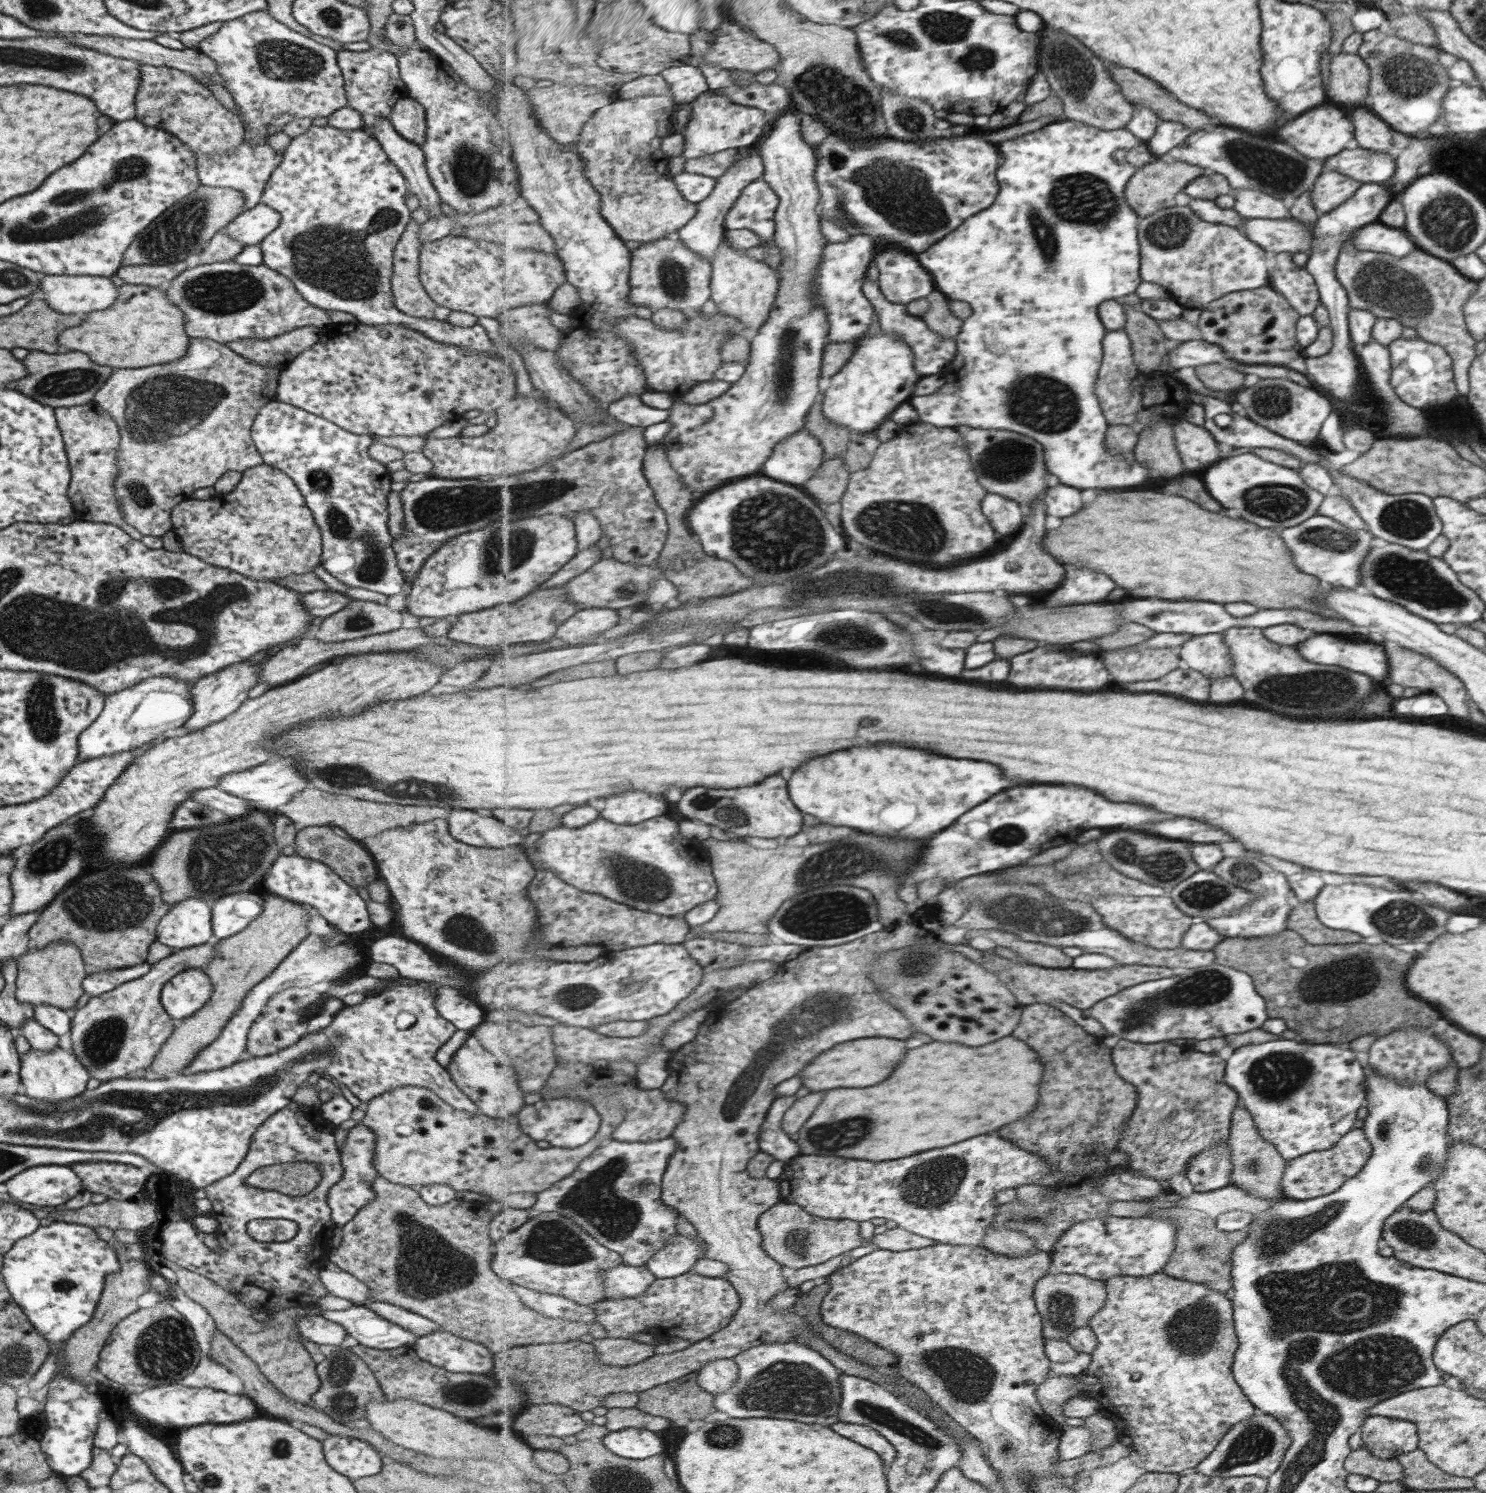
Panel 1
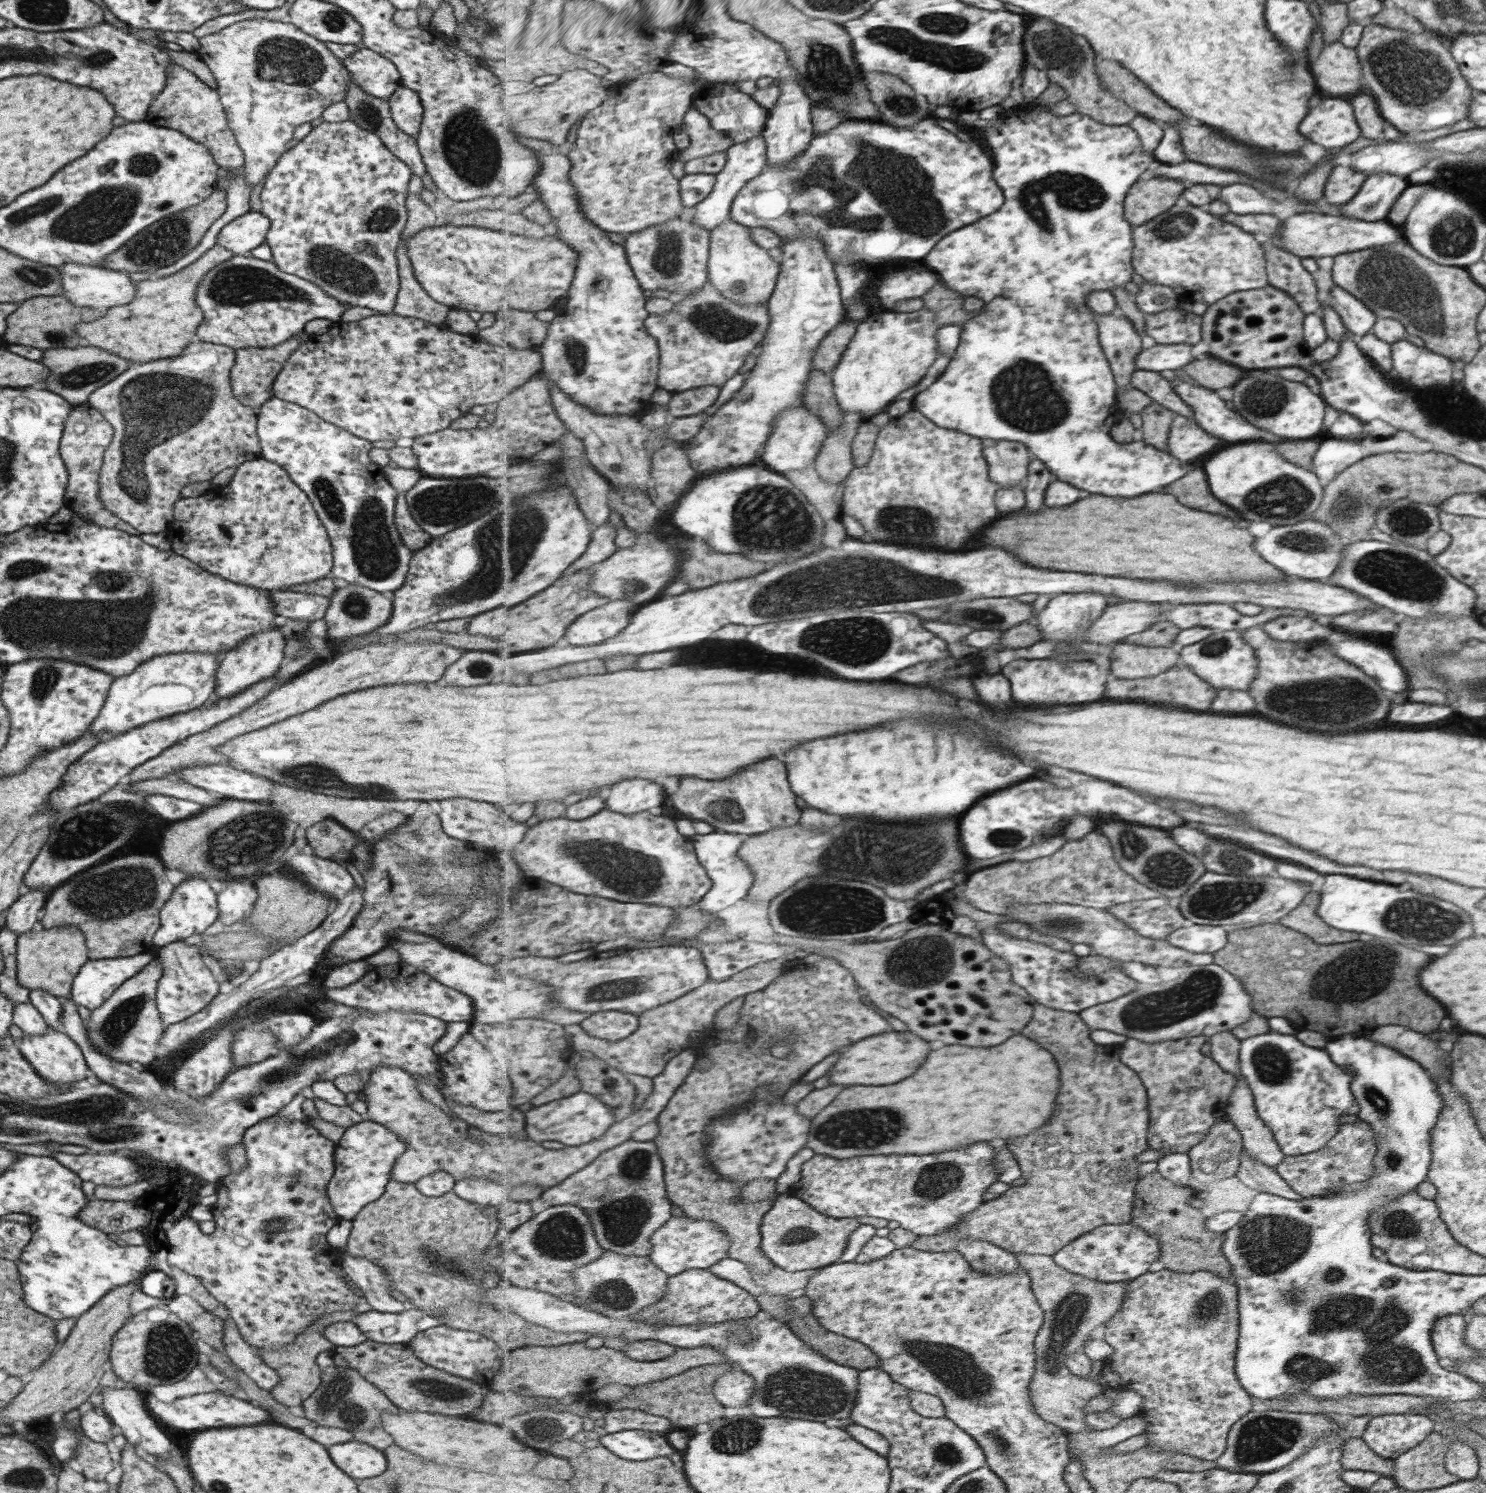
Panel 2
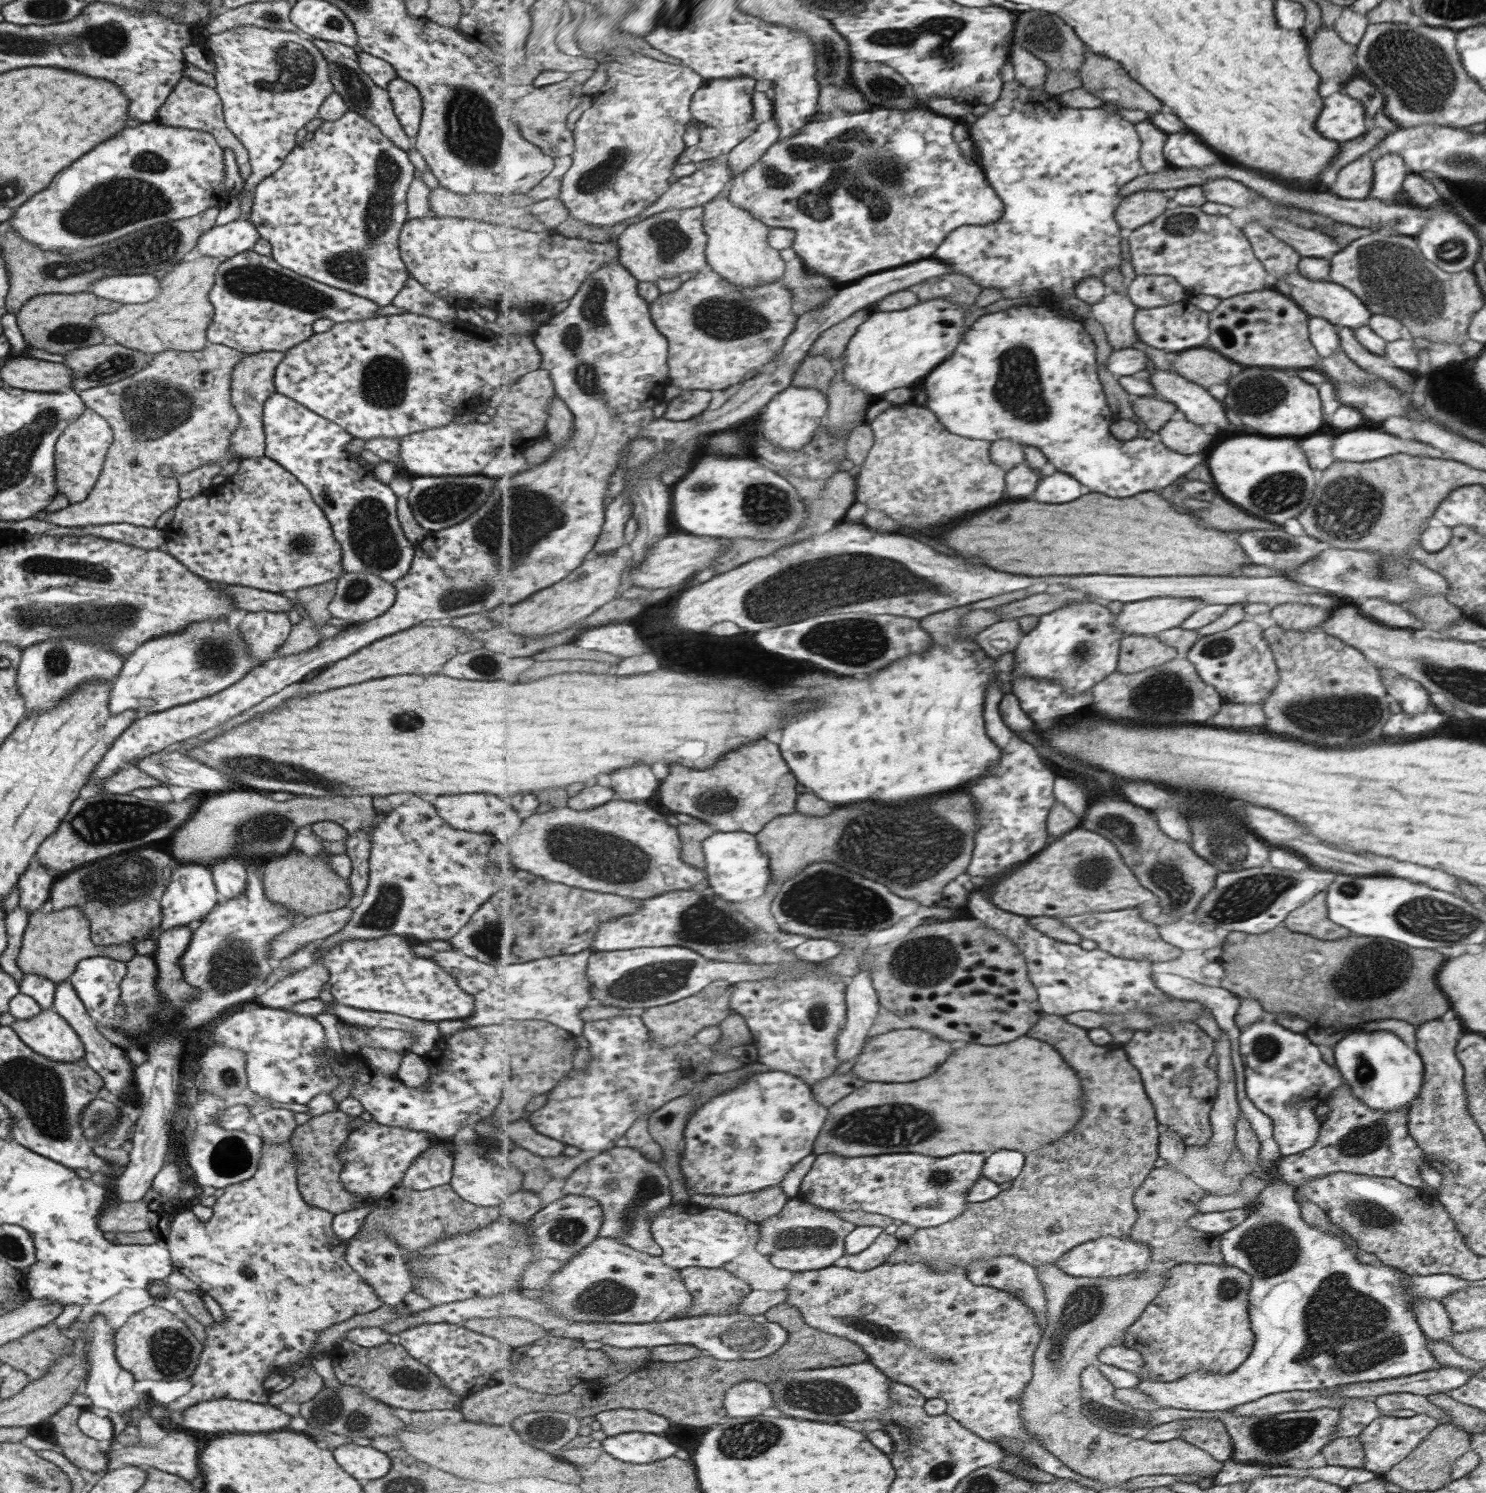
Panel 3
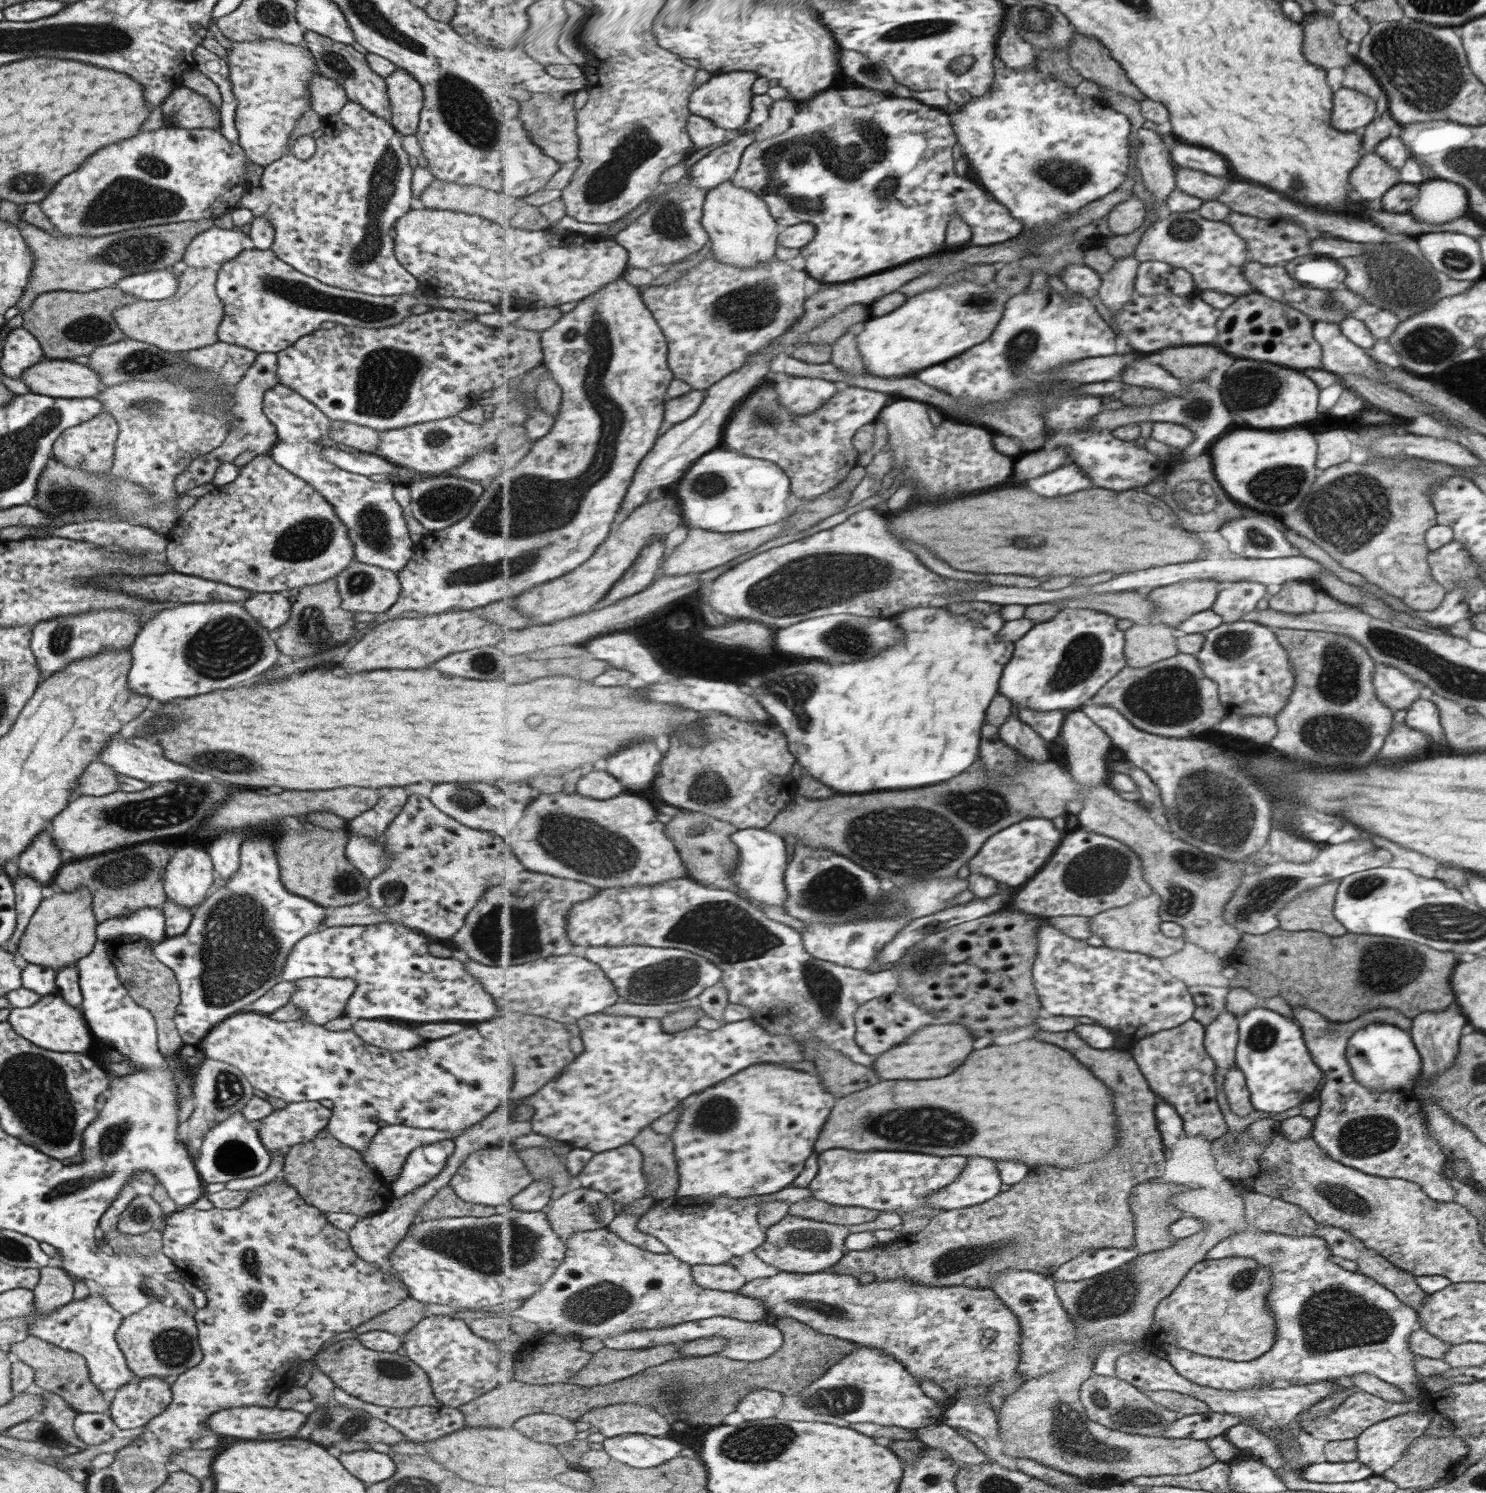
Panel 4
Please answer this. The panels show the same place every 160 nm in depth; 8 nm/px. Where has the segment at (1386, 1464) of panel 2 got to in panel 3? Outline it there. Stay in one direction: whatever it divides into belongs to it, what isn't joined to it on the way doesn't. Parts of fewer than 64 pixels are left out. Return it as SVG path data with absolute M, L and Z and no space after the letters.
M1357 1436L1335 1437L1320 1450L1325 1464L1347 1468L1361 1468L1363 1466L1363 1449Z

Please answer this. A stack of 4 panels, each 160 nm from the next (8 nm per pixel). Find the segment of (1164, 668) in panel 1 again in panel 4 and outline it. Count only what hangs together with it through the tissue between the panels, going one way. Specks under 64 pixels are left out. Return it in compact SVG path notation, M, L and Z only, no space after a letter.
M1151 622L1146 626L1133 625L1126 630L1125 656L1128 666L1140 669L1175 657L1179 652L1176 647L1178 634L1176 628L1165 624Z

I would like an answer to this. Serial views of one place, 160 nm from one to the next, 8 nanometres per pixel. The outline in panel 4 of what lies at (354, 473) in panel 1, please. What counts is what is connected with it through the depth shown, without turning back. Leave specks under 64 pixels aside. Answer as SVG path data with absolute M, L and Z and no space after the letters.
M279 382L274 384L263 393L262 411L267 420L274 426L276 434L276 441L273 446L270 446L267 454L282 469L288 470L291 474L310 484L333 507L337 518L346 526L347 536L354 546L353 560L398 573L405 566L408 558L413 556L414 543L408 535L403 509L393 498L392 487L394 483L392 481L374 482L360 474L341 470L321 456L320 448L325 446L316 442L319 438L328 438L330 419L294 390L283 386Z

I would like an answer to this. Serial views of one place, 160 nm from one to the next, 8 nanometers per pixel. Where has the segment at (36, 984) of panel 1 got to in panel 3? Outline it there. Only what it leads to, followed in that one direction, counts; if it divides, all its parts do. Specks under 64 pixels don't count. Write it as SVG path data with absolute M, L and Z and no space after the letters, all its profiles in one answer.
M65 907L61 910L46 912L42 912L39 908L28 916L28 924L22 934L16 963L23 974L36 974L57 984L68 980L68 976L75 970L80 960L92 956L103 956L103 954L105 957L127 962L135 955L135 950L129 943L107 946L93 944L90 938L89 921L77 907Z

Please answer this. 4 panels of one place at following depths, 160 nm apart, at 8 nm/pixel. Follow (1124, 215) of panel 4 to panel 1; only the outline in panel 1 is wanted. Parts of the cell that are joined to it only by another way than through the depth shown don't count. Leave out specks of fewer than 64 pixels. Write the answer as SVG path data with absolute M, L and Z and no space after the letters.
M1156 160L1155 163L1146 165L1143 169L1137 171L1132 180L1128 182L1126 198L1133 210L1141 218L1145 218L1160 210L1178 206L1185 196L1185 188L1188 186L1188 182L1195 180L1204 173L1205 171L1199 166L1189 165L1184 161L1166 165L1165 162Z

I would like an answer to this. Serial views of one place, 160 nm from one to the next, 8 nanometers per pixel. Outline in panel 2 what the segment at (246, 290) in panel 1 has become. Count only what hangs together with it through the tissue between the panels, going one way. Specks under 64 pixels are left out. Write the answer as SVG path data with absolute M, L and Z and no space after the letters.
M233 255L231 258L229 258L229 260L221 262L219 265L211 268L209 271L207 271L207 273L205 273L205 275L203 275L203 277L201 277L201 280L196 288L195 302L196 305L202 310L203 318L196 330L196 340L223 345L232 349L245 347L267 348L277 346L278 344L285 342L285 340L289 340L289 338L292 336L303 332L306 322L315 320L316 318L324 318L325 320L330 320L334 323L335 321L339 321L341 314L343 314L343 312L350 307L350 304L338 301L336 298L325 294L325 292L323 292L318 286L315 286L312 282L303 280L297 276L280 272L271 261L261 261L255 259L256 258L253 257Z

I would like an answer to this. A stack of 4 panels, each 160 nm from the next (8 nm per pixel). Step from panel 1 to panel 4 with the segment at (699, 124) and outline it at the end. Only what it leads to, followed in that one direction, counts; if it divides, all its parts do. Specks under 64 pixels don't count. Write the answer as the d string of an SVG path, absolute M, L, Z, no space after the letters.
M733 71L730 73L714 74L713 78L703 86L697 88L690 98L690 110L705 118L714 120L714 123L730 134L743 129L753 110L753 87L758 79L753 71Z

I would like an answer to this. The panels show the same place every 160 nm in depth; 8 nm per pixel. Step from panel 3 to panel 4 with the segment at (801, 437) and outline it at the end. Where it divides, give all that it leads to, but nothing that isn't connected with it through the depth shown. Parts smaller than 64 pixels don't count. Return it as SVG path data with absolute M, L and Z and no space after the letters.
M788 376L776 385L781 404L793 416L815 413L839 391L836 383L824 378Z

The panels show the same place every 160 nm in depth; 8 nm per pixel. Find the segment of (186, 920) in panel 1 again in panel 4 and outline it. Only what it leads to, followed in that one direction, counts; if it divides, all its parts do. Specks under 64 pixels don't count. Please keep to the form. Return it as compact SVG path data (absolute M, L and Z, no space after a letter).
M181 846L171 852L162 878L166 898L190 909L213 888L213 867L204 848Z

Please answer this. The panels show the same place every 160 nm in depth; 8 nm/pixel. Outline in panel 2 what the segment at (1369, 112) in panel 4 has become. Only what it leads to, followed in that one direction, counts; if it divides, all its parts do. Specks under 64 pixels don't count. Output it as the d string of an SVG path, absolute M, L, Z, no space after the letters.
M1329 96L1309 110L1309 118L1301 122L1301 134L1325 150L1335 151L1347 146L1359 136L1355 111L1341 97Z

